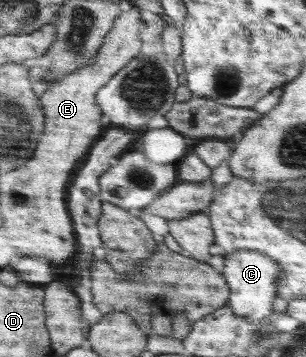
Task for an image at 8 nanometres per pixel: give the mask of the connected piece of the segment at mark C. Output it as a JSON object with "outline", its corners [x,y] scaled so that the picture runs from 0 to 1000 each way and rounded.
{"outline":[[[810,697],[745,711],[732,723],[732,779],[752,807],[748,849],[755,868],[820,902],[869,896],[892,877],[892,849],[905,832],[902,784],[915,773],[918,742],[869,711],[820,706]]]}

